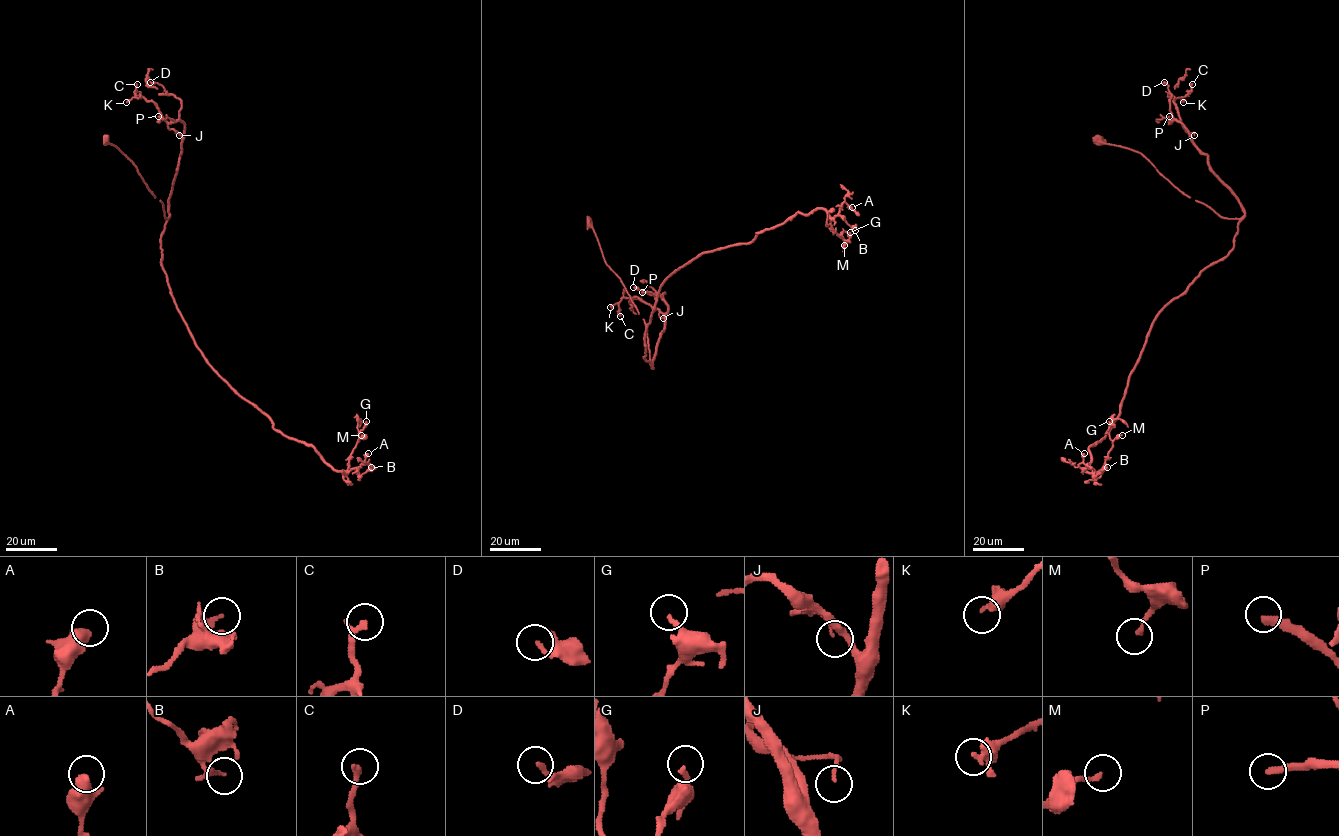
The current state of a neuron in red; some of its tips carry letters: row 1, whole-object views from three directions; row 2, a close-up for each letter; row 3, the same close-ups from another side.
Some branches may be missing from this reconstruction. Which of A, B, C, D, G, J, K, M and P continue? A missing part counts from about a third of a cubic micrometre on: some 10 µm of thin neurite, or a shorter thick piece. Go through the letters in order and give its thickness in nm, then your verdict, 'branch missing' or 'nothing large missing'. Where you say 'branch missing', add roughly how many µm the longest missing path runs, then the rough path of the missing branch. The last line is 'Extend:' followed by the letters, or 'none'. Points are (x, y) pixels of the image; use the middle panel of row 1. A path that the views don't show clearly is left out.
A: 500 nm | nothing large missing
B: 180 nm | nothing large missing
C: 240 nm | nothing large missing
D: 190 nm | nothing large missing
G: 200 nm | nothing large missing
J: 110 nm | nothing large missing
K: 320 nm | nothing large missing
M: 190 nm | nothing large missing
P: 320 nm | branch missing | 25 µm
Extend: P

